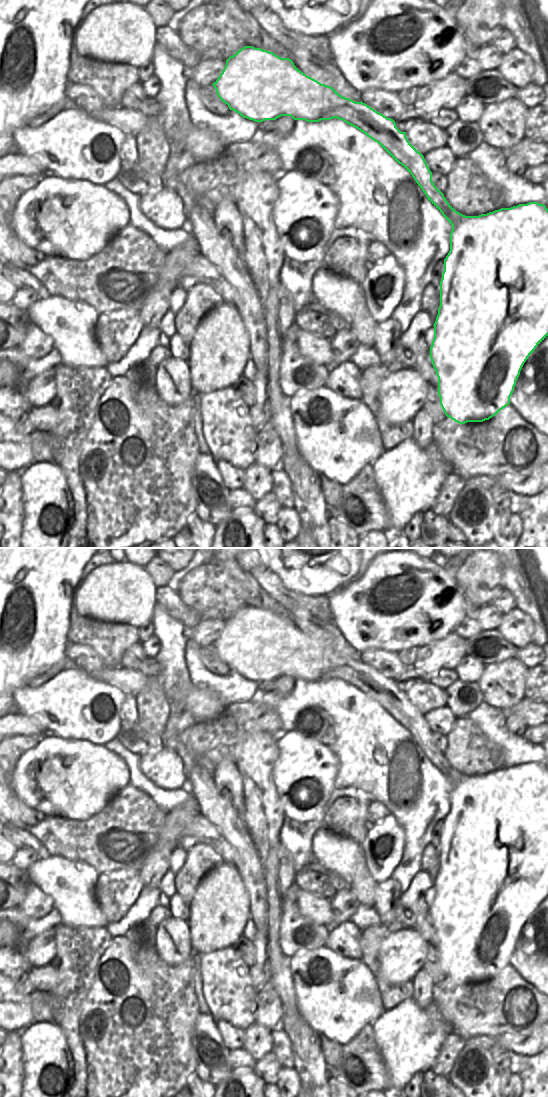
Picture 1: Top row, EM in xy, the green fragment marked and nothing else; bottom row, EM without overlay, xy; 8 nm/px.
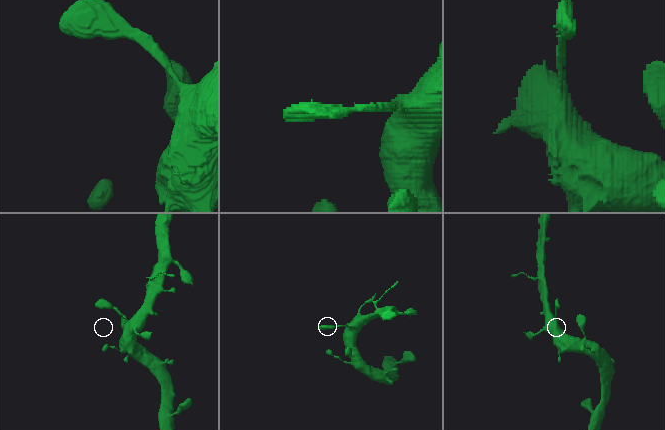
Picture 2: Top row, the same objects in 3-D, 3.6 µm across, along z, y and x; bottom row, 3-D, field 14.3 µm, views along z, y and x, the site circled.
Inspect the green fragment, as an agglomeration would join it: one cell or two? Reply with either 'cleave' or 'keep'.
keep

